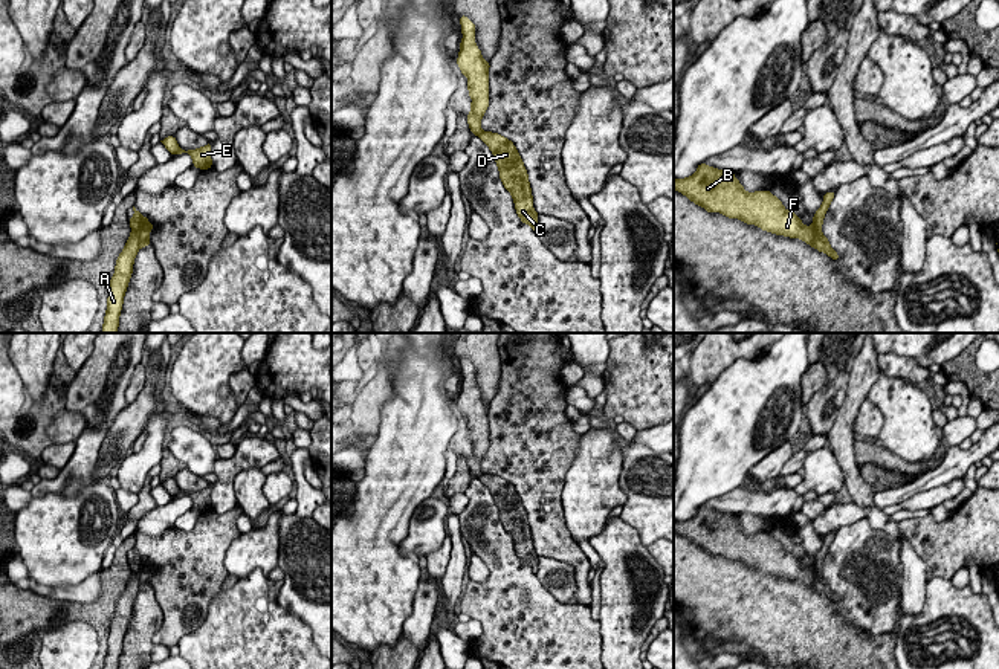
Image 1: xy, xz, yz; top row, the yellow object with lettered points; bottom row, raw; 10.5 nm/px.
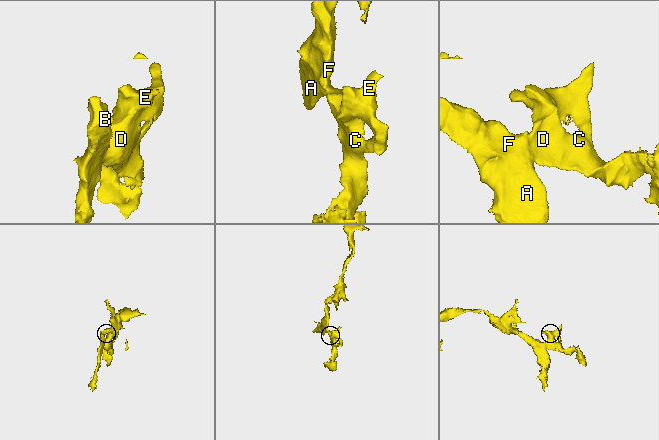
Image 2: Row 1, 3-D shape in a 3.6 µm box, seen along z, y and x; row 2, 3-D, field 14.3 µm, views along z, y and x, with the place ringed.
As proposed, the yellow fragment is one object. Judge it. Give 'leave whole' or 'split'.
split

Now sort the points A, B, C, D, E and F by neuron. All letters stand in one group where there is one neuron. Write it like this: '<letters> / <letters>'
A B F / C D E

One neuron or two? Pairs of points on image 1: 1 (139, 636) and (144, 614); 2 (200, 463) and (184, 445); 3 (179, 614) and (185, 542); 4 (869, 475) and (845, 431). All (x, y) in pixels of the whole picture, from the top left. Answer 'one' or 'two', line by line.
1: one
2: one
3: one
4: two

